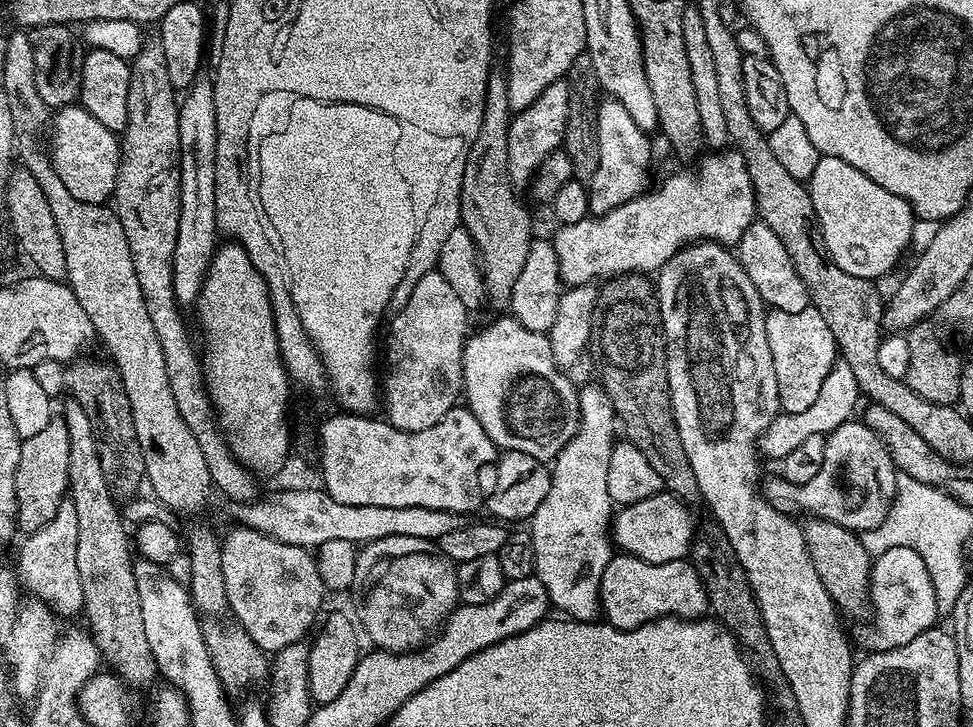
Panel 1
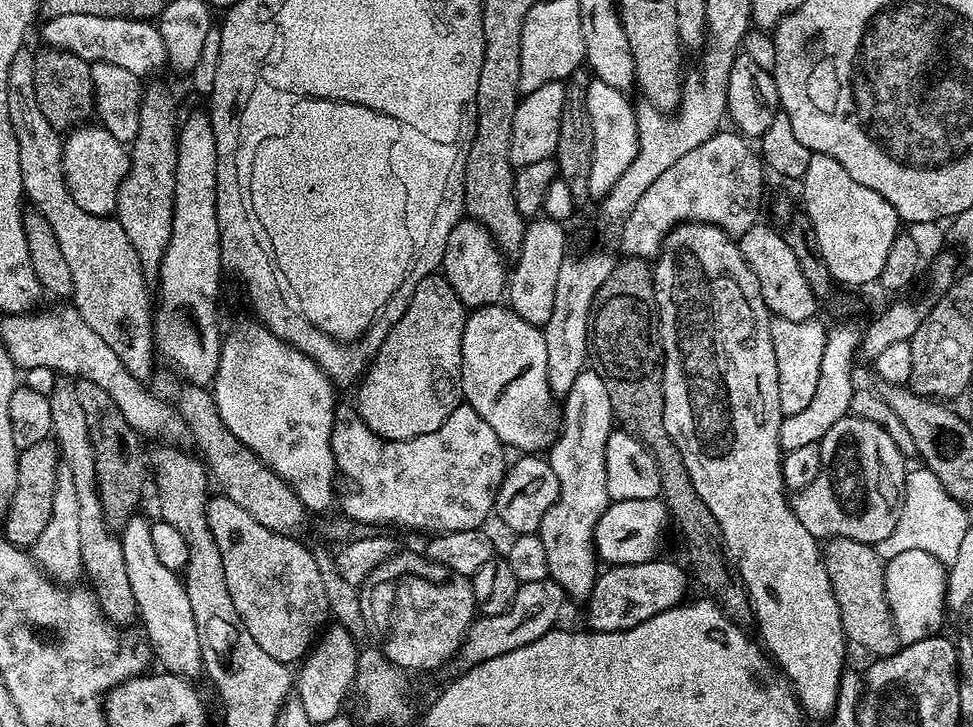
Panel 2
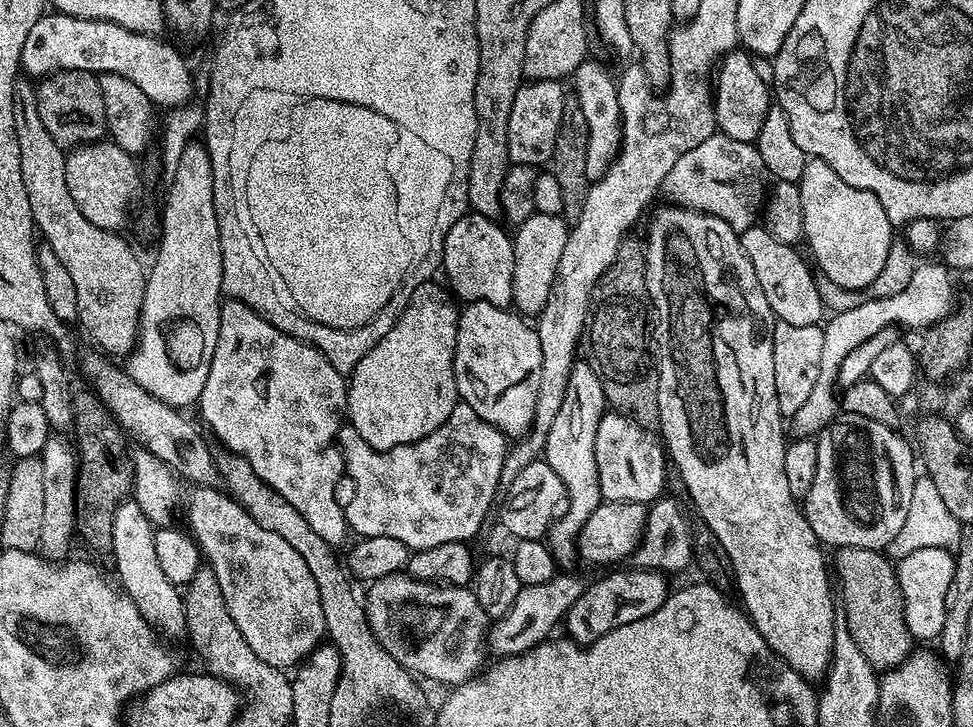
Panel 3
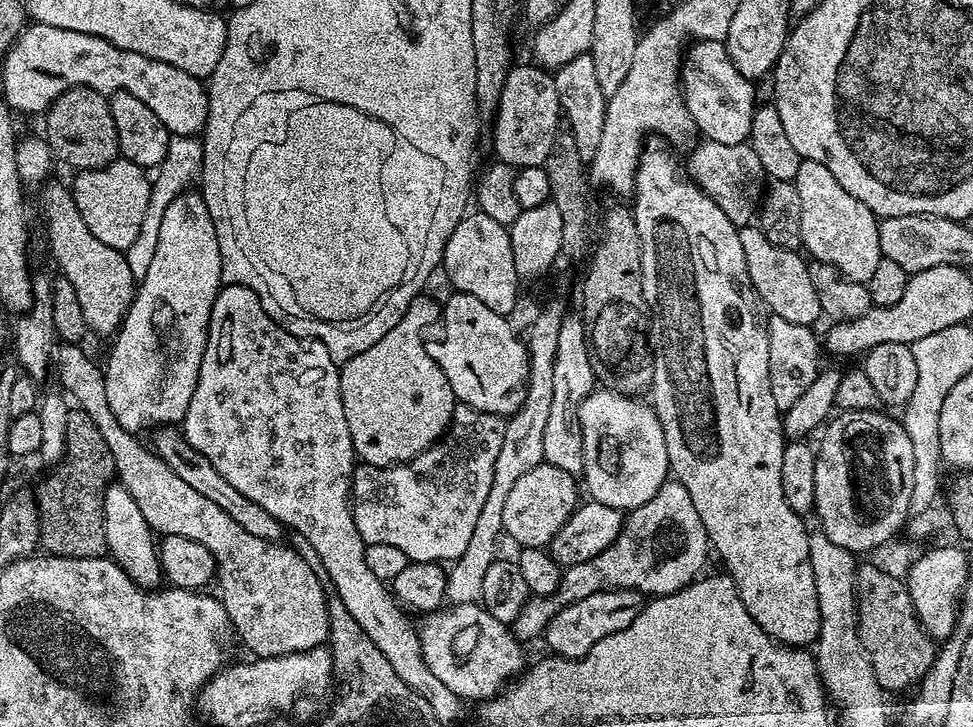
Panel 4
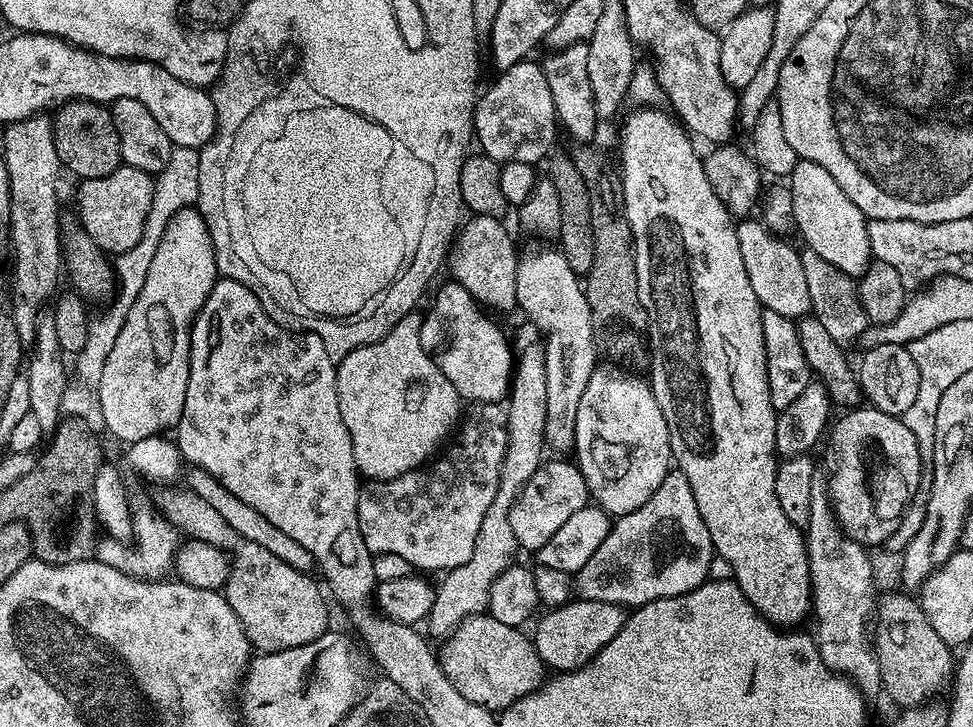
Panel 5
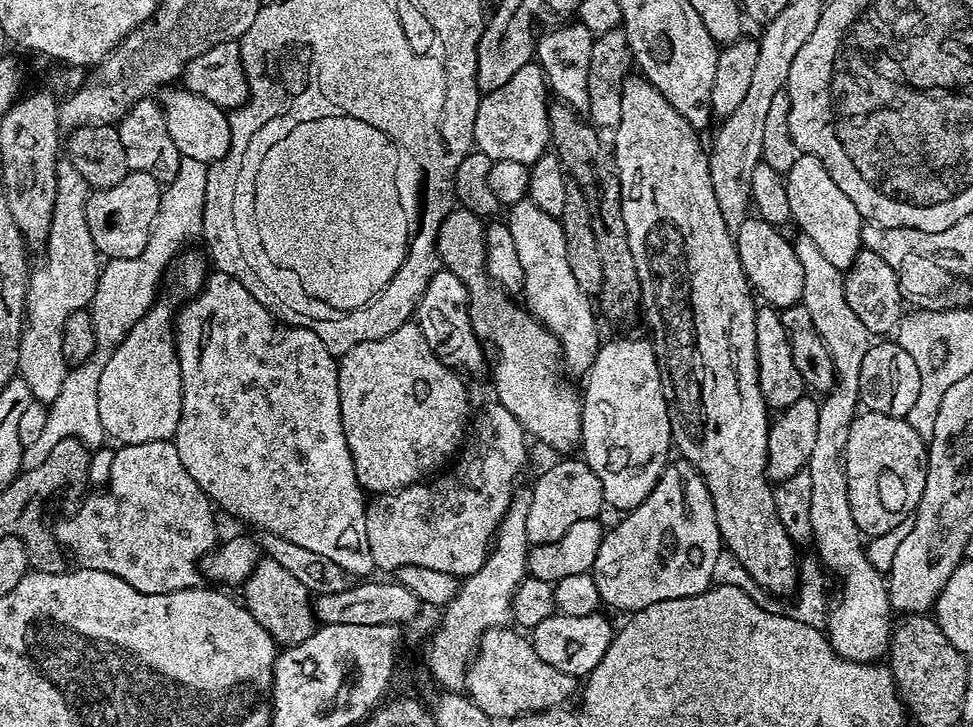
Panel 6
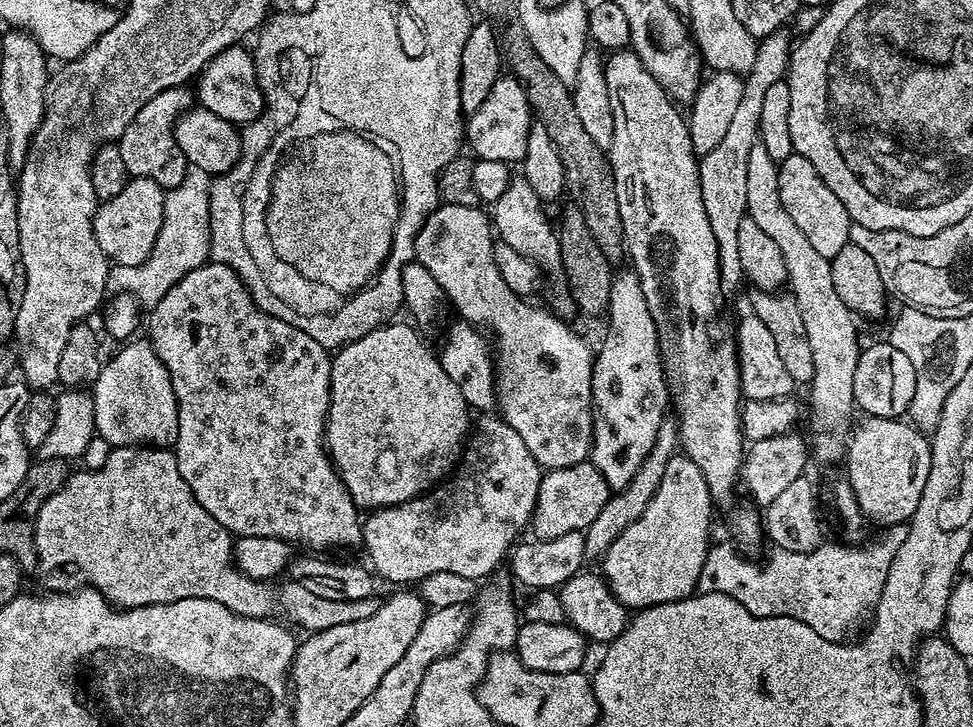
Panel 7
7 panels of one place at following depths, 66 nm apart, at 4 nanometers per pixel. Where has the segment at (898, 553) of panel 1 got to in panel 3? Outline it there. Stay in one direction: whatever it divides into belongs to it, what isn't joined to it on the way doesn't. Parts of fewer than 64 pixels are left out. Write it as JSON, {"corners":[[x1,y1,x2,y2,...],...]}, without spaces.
{"corners":[[924,548,914,550,895,565,896,577,904,599,906,626,913,641,935,641,942,634,942,622,946,619,946,590,956,573,956,558,946,549]]}

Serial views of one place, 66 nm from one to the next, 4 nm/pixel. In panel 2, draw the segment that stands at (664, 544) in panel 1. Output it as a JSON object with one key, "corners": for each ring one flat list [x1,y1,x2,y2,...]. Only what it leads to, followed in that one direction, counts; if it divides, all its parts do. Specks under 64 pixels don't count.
{"corners":[[630,498,612,500,608,509,598,518,594,530,596,555,605,565,637,564,657,559,660,543,664,540,664,531,670,525,668,508,663,499]]}

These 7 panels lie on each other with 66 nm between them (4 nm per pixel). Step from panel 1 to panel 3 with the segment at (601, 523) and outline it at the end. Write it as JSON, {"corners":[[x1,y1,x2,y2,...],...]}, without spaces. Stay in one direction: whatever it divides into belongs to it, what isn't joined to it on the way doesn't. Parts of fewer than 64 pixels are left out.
{"corners":[[577,362,572,365,570,378,566,382,566,396,562,398,562,406,554,417,554,426,550,426,550,434,546,438,543,459,562,478,568,491,568,508,548,529,546,543,557,565,568,570,572,563,577,563,576,539,590,514,602,502,598,486,598,462,596,461,596,435,600,420,606,411,606,401,602,382,598,382,598,374,594,374,592,365]]}

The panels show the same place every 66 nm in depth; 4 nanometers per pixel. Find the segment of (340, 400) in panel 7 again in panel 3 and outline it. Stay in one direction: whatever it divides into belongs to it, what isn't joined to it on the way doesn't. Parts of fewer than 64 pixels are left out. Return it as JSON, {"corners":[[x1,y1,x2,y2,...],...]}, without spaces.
{"corners":[[420,282,413,287,408,294,408,305,394,322,390,334,376,340,373,348,357,362,352,377,347,377,347,423,358,430,360,437,379,452,426,438,431,432,438,430,442,422,446,422,446,418,450,418,458,403,452,363,460,308,451,304,451,300,454,300,453,293,443,283,440,284]]}

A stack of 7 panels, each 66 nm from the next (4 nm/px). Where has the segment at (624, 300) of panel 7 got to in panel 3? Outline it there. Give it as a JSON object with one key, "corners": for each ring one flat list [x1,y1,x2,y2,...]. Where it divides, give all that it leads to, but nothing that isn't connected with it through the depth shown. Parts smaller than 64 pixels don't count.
{"corners":[[615,410,605,411,600,420,596,435,596,461,598,462,598,486,604,500,614,502,634,502,651,505,652,501,661,499,664,488,664,464,666,468,666,449,659,439,647,428,643,428,630,417]]}

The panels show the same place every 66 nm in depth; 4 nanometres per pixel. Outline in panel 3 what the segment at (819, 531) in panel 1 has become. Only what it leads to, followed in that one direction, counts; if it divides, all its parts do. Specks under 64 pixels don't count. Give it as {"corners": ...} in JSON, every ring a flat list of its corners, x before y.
{"corners":[[841,548,835,553,835,556,834,576,838,581,838,596,839,599,840,596,844,599,842,622,850,630,850,638,854,638,858,650,862,650,862,654,866,654,866,662,870,662,873,668,877,670,897,668,907,656,912,655,914,641,906,626,904,599,893,561,883,551,866,550,865,548]]}

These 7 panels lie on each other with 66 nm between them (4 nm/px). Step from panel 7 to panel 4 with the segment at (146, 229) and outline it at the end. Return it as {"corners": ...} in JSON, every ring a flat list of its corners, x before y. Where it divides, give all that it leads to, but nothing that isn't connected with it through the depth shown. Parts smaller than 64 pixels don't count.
{"corners":[[117,158,98,169,77,171,74,176,70,180,74,206,78,206,78,214,82,214,82,222,86,222,90,234,106,242,106,246,114,246,127,253,134,238,138,238,138,230,142,230,146,206,150,206,152,181,149,173,134,162]]}

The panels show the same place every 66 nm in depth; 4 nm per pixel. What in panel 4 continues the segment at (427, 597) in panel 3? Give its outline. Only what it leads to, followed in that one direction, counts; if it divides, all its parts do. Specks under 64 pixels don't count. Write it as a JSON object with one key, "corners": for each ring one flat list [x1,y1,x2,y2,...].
{"corners":[[479,603,444,606,441,612,433,610,421,620,424,621,419,622,418,633,422,658,426,660,426,666,434,673,434,678,438,678,438,682,442,682,442,686,454,690,454,694,459,696,461,701,491,700,493,696,502,691,505,685,521,675,526,667,524,652,520,649,523,648,521,641,517,640,511,627,498,622,498,618,494,618,494,614,487,612]]}

